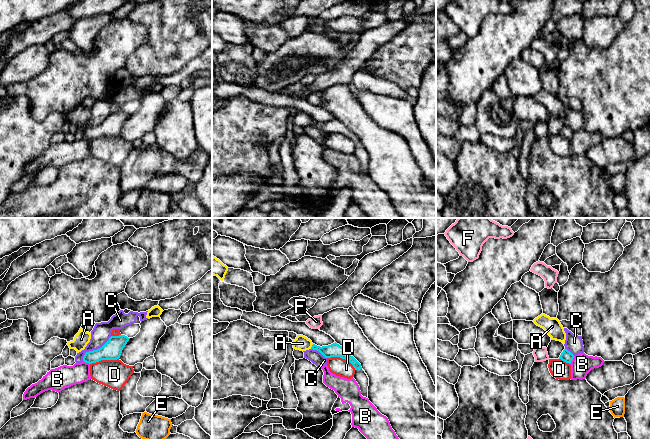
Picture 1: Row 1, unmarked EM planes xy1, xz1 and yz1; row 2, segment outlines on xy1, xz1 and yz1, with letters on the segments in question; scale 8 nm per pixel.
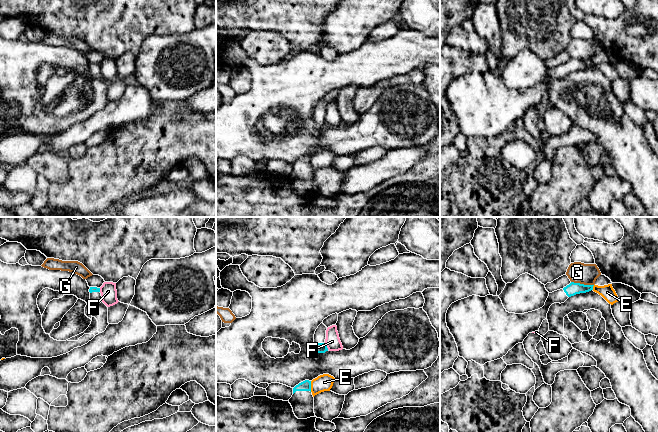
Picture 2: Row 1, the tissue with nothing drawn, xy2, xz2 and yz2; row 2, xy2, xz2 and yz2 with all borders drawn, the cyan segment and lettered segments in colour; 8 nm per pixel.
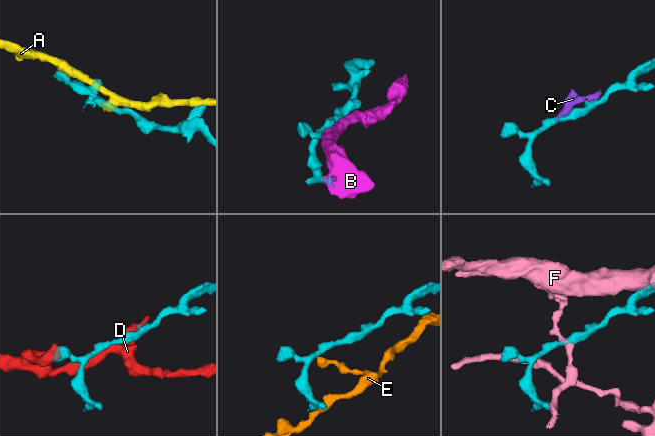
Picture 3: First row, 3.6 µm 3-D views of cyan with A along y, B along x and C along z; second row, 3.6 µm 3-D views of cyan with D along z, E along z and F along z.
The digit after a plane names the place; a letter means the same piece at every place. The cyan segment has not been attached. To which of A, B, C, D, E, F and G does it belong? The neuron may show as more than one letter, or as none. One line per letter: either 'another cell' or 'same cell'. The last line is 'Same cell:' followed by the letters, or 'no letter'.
A: another cell
B: another cell
C: another cell
D: another cell
E: another cell
F: another cell
G: another cell
Same cell: no letter

